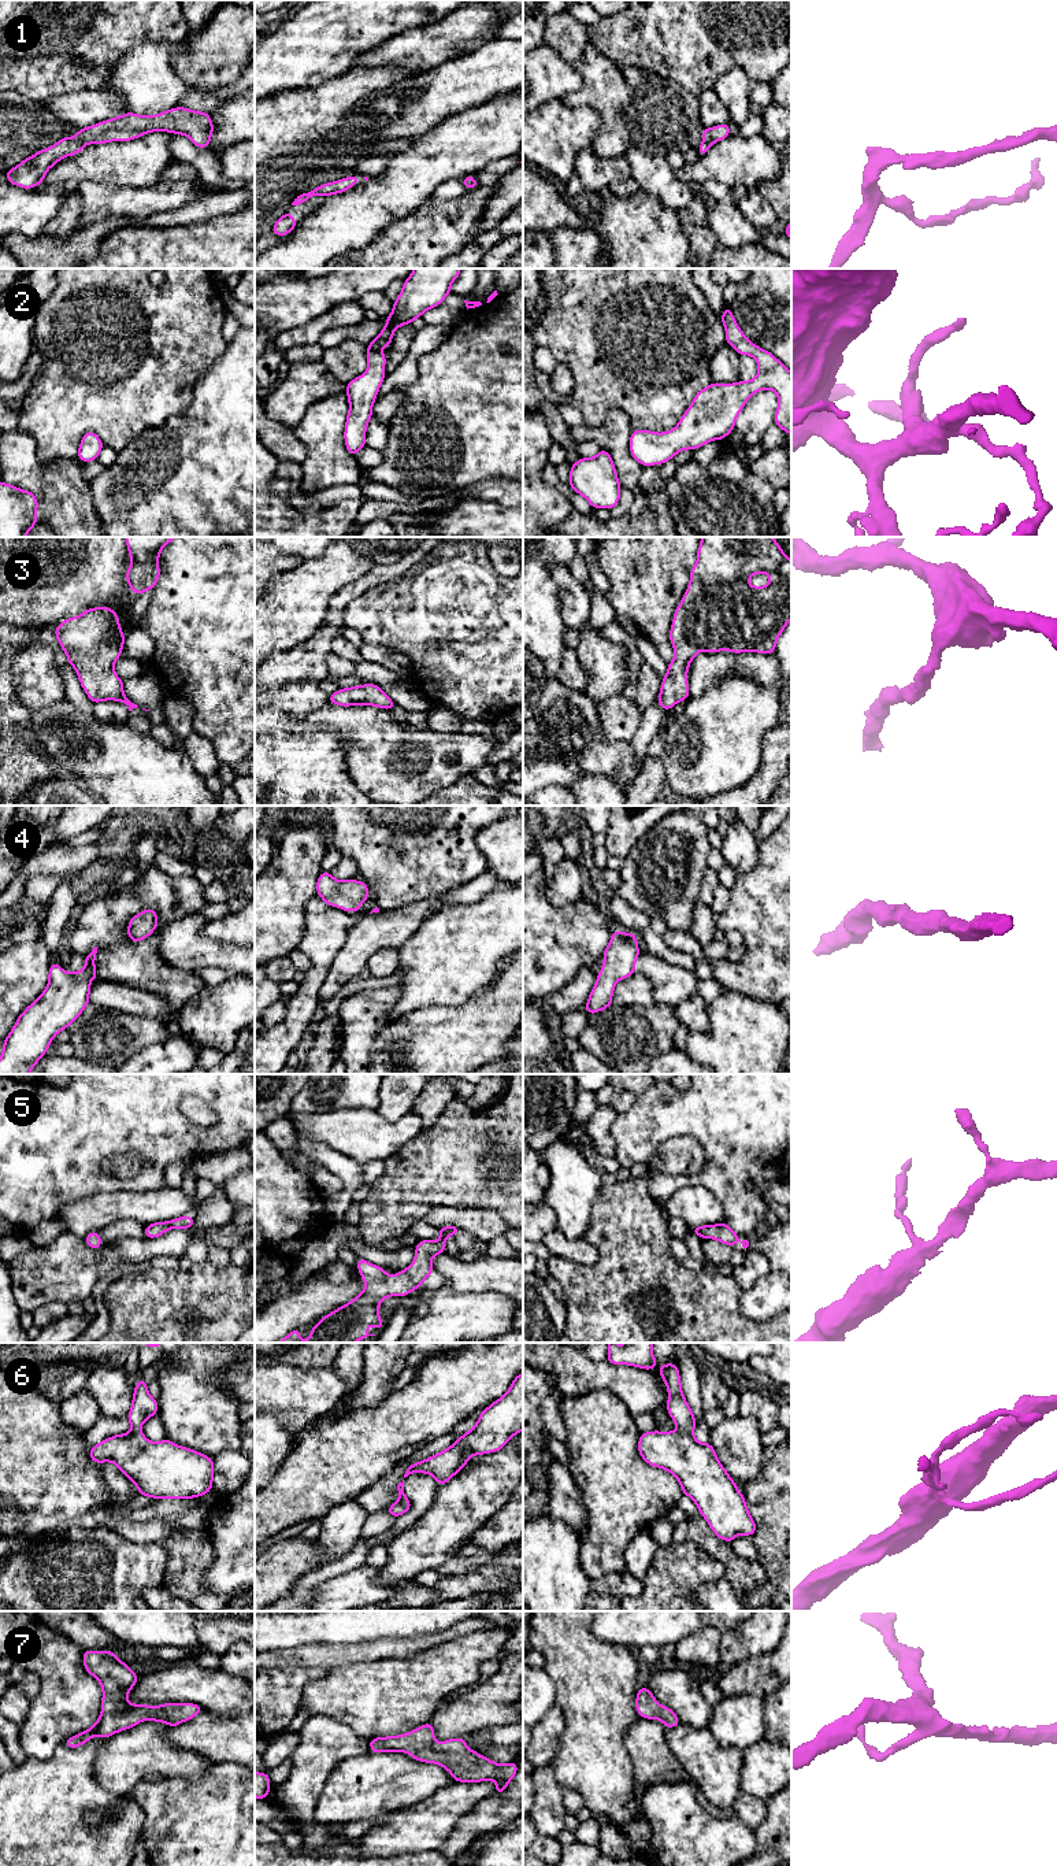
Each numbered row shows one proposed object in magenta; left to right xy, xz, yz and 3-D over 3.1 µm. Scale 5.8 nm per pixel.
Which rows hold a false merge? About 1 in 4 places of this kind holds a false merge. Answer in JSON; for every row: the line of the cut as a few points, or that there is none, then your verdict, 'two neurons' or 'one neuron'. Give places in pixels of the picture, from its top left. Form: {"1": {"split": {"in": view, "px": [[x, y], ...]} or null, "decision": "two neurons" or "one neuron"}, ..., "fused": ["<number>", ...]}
{"1": {"split": null, "decision": "one neuron"}, "2": {"split": null, "decision": "one neuron"}, "3": {"split": null, "decision": "one neuron"}, "4": {"split": null, "decision": "one neuron"}, "5": {"split": null, "decision": "one neuron"}, "6": {"split": null, "decision": "one neuron"}, "7": {"split": null, "decision": "one neuron"}, "fused": []}

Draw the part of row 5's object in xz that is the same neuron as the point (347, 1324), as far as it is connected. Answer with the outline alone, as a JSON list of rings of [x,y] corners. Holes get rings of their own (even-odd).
[[[444,1226],[438,1228],[440,1240],[420,1240],[415,1248],[415,1260],[403,1271],[398,1271],[394,1276],[389,1276],[383,1267],[371,1265],[359,1256],[357,1270],[364,1281],[364,1291],[356,1296],[349,1303],[341,1306],[333,1313],[324,1315],[320,1322],[311,1328],[309,1339],[303,1341],[300,1339],[300,1329],[292,1330],[286,1337],[281,1339],[278,1343],[355,1343],[356,1340],[367,1339],[370,1334],[367,1332],[367,1325],[381,1329],[386,1322],[379,1319],[379,1303],[387,1296],[407,1296],[413,1289],[418,1289],[423,1285],[424,1280],[433,1273],[431,1259],[445,1249],[445,1241],[448,1236],[456,1236],[461,1229],[457,1226]]]

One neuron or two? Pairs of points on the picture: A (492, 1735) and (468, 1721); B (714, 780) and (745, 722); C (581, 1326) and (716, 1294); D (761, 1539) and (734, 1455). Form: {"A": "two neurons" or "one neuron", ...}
{"A": "two neurons", "B": "one neuron", "C": "one neuron", "D": "two neurons"}

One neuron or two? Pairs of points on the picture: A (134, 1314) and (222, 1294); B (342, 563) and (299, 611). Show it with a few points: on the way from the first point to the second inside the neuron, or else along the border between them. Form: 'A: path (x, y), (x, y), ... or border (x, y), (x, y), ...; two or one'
A: path (156, 1314), (184, 1314), (195, 1306), (200, 1306); one
B: path (330, 576), (307, 599); one

